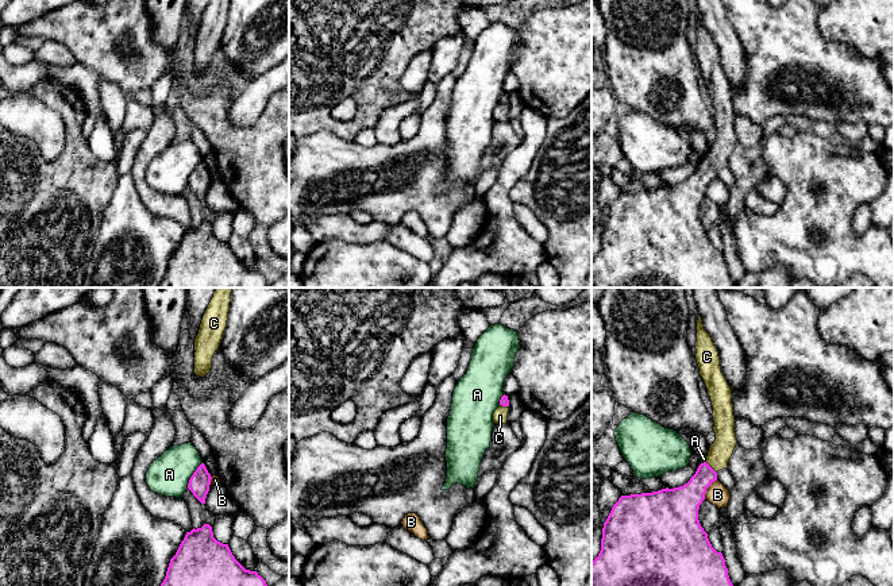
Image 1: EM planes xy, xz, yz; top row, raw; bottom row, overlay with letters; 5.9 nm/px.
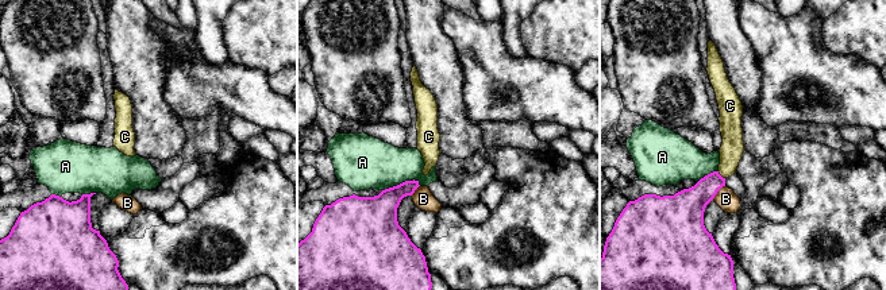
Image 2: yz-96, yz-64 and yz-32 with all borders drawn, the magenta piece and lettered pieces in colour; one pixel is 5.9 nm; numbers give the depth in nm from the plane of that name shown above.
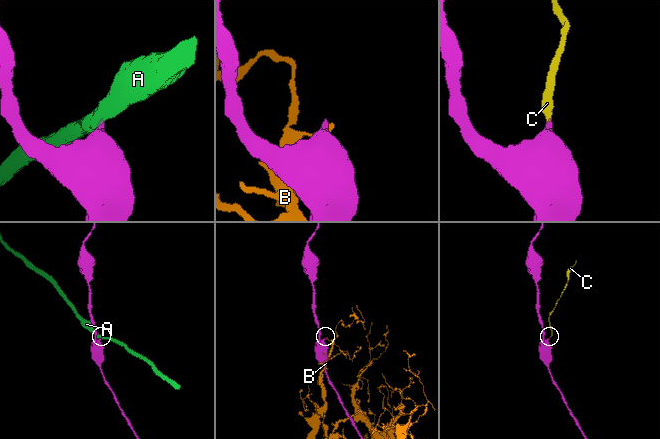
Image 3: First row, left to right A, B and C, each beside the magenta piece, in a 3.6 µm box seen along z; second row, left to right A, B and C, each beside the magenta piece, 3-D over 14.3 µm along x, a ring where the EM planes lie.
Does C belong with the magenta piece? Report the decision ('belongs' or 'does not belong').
belongs

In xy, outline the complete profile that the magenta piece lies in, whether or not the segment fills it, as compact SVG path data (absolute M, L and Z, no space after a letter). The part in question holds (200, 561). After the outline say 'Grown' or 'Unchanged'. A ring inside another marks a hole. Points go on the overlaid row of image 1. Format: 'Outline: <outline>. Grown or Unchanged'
Outline: M212 527L186 532L170 559L161 586L267 586L257 572L246 570L228 544L213 537Z. Unchanged

